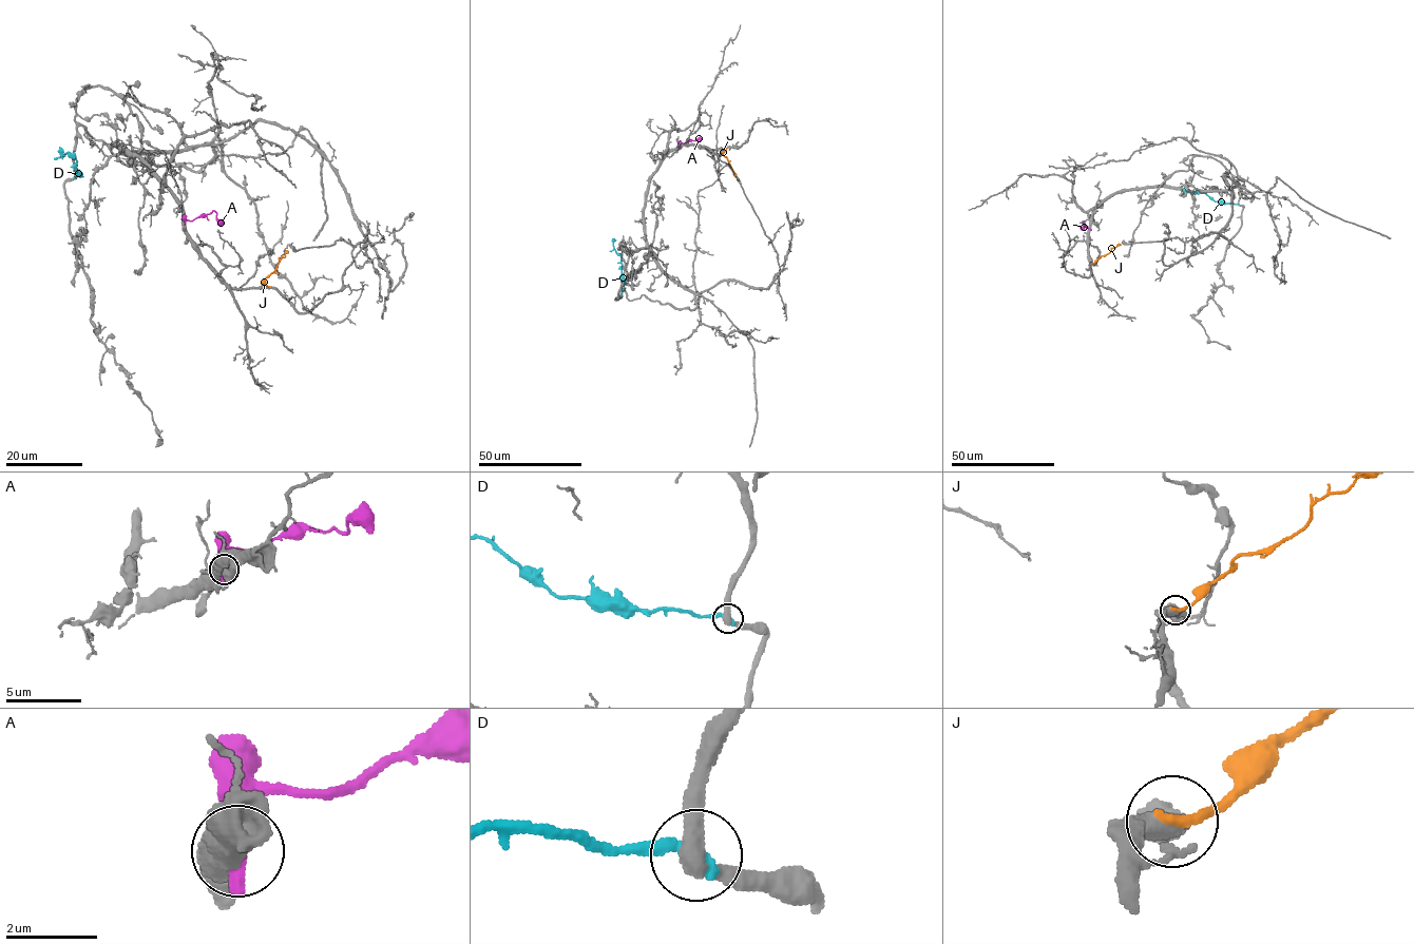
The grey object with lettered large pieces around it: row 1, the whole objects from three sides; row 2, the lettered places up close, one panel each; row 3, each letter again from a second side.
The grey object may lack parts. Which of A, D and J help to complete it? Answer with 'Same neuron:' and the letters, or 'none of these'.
Same neuron: D

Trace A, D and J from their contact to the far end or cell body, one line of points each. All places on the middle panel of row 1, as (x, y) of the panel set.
A: (680, 146), (691, 140), (701, 140)
D: (620, 295), (624, 277), (614, 238)
J: (726, 149), (723, 154), (736, 177)

